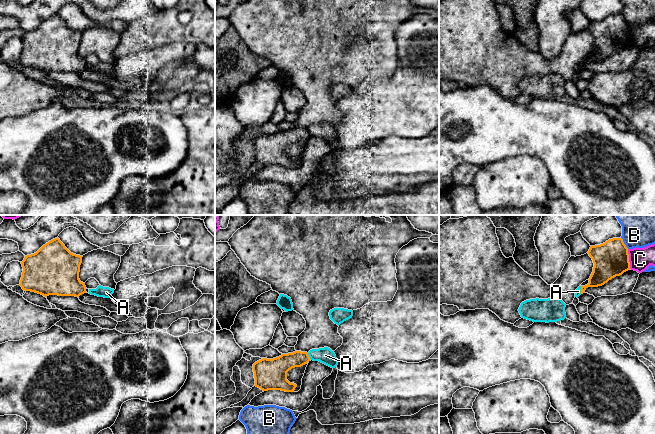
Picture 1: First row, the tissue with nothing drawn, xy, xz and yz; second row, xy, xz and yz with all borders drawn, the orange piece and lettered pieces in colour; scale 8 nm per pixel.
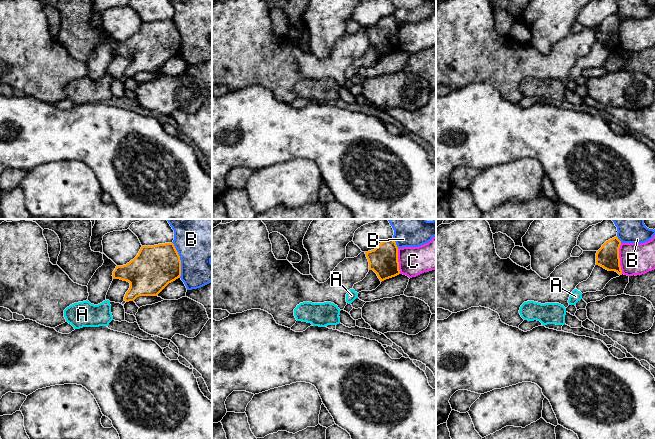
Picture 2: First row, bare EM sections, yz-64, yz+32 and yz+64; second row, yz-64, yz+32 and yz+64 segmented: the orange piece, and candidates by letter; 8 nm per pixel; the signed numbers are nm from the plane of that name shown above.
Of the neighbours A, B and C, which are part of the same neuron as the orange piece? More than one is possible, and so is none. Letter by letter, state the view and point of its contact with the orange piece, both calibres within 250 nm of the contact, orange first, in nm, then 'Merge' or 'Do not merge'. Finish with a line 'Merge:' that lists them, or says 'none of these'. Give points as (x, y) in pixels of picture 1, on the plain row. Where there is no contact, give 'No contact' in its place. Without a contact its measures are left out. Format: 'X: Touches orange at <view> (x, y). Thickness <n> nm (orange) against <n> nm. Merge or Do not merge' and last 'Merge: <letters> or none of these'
A: Touches orange at xz (308, 132). Thickness 160 nm (orange) against 130 nm. Do not merge
B: Touches orange at yz (623, 19). Thickness 280 nm (orange) against 190 nm. Do not merge
C: Touches orange at yz (628, 35). Thickness 280 nm (orange) against 180 nm. Do not merge
Merge: none of these

